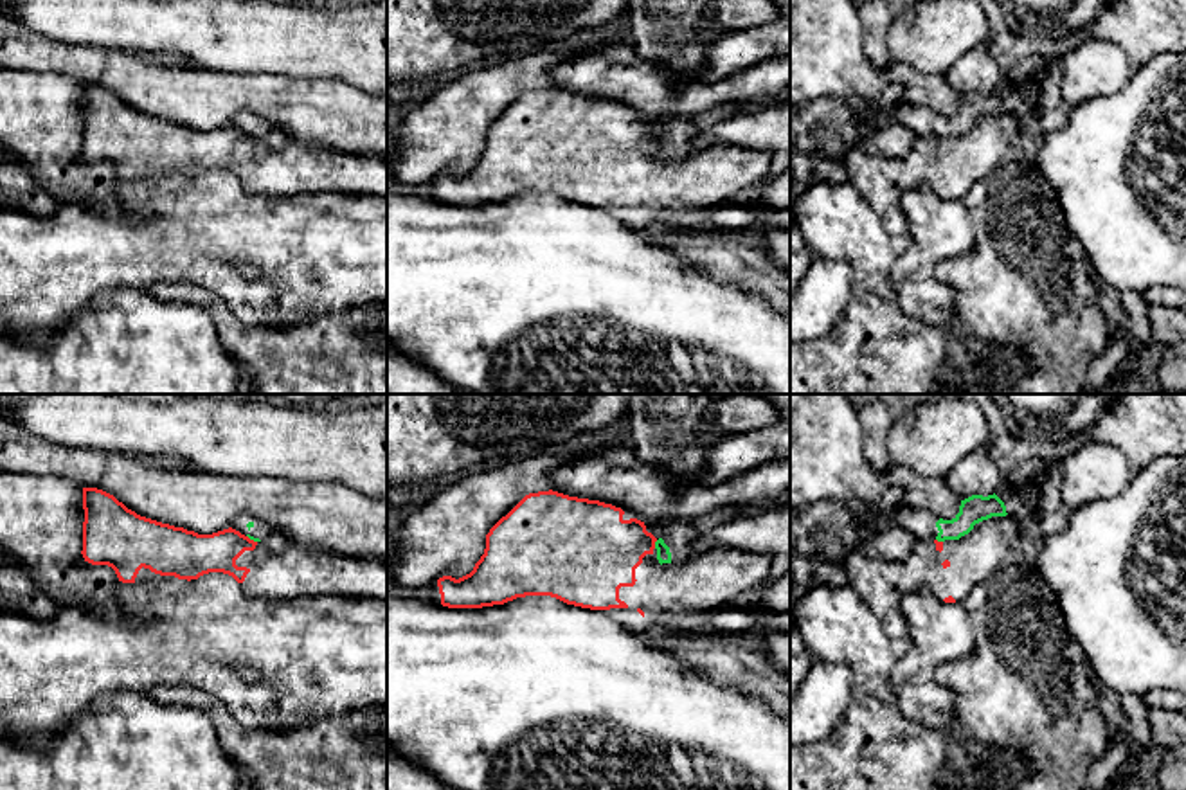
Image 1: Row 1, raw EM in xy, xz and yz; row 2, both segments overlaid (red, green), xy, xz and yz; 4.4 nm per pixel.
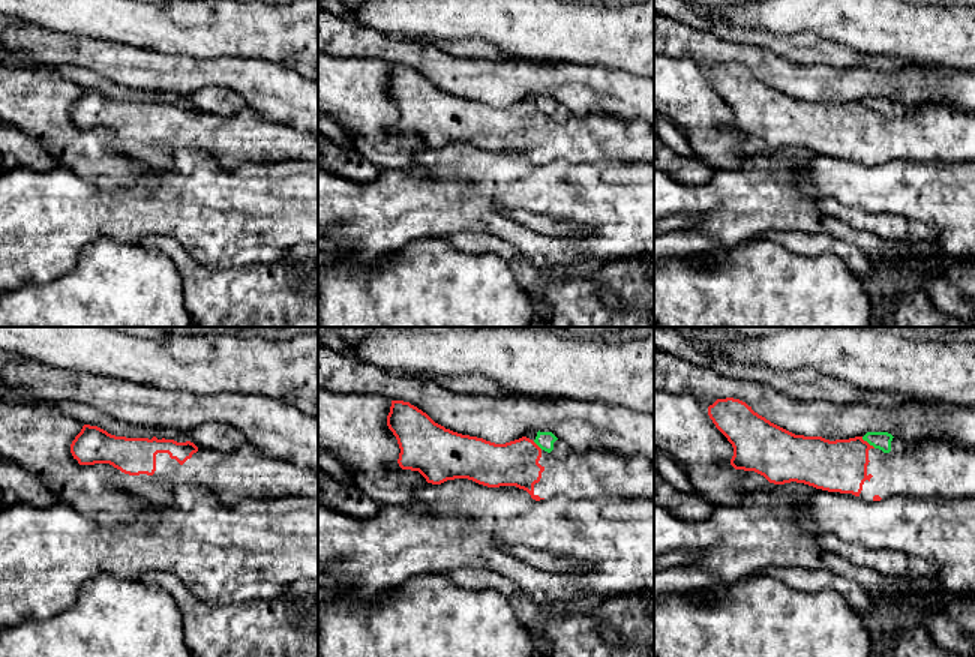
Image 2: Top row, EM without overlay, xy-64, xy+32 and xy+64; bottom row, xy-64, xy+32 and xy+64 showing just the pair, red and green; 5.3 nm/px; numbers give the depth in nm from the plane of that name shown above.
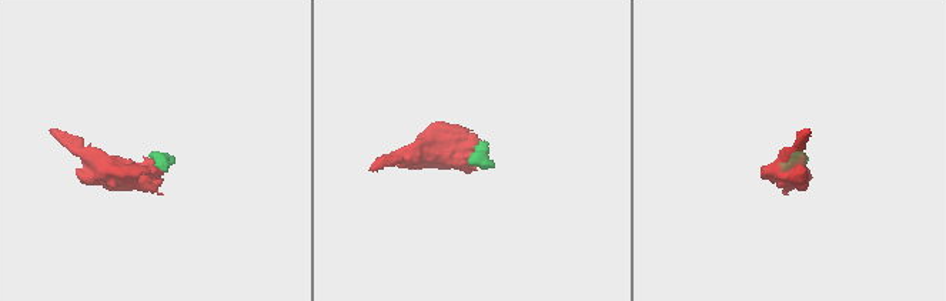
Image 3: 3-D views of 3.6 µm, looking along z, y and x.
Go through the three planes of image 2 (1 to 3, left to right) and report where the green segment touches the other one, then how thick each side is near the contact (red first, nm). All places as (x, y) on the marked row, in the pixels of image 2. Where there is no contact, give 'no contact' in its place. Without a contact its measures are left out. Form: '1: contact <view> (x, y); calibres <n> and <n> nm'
1: no contact
2: contact xy+32 (536, 444); calibres 240 and 100 nm
3: contact xy+64 (867, 443); calibres 280 and 100 nm

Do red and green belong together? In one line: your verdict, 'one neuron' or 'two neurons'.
two neurons

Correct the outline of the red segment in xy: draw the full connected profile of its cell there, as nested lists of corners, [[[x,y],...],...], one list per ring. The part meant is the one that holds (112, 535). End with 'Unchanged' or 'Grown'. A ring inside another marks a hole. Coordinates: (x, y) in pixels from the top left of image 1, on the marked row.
[[[83,488],[83,509],[81,554],[92,565],[112,567],[121,585],[167,576],[191,581],[209,572],[223,572],[232,576],[245,594],[263,599],[337,596],[387,601],[387,563],[378,558],[344,556],[299,543],[290,543],[281,552],[270,552],[261,542],[254,542],[232,527],[198,534],[140,516],[113,495],[97,488]]]. Grown

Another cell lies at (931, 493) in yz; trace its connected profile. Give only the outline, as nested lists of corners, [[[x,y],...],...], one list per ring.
[[[893,464],[884,480],[903,491],[903,504],[925,509],[943,520],[959,513],[961,498],[956,497],[943,477],[923,477],[907,466]]]

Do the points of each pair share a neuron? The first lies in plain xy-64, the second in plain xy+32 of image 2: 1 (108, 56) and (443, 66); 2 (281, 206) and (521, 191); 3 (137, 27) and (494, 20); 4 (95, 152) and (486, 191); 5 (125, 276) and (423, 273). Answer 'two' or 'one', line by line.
1: one
2: one
3: one
4: two
5: one

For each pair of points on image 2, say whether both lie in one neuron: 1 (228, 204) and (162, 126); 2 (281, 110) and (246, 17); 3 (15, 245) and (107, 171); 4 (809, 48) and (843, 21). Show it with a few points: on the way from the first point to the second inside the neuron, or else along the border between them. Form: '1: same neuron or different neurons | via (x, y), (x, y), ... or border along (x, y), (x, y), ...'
1: different neurons | border along (209, 155), (176, 141), (167, 168), (150, 165)
2: different neurons | border along (227, 56), (264, 59), (284, 65), (294, 72)
3: different neurons | border along (60, 165), (102, 189), (126, 189)
4: different neurons | border along (788, 36), (813, 32), (857, 50)

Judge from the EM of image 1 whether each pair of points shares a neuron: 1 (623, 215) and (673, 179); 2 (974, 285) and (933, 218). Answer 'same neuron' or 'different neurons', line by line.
1: same neuron
2: different neurons

